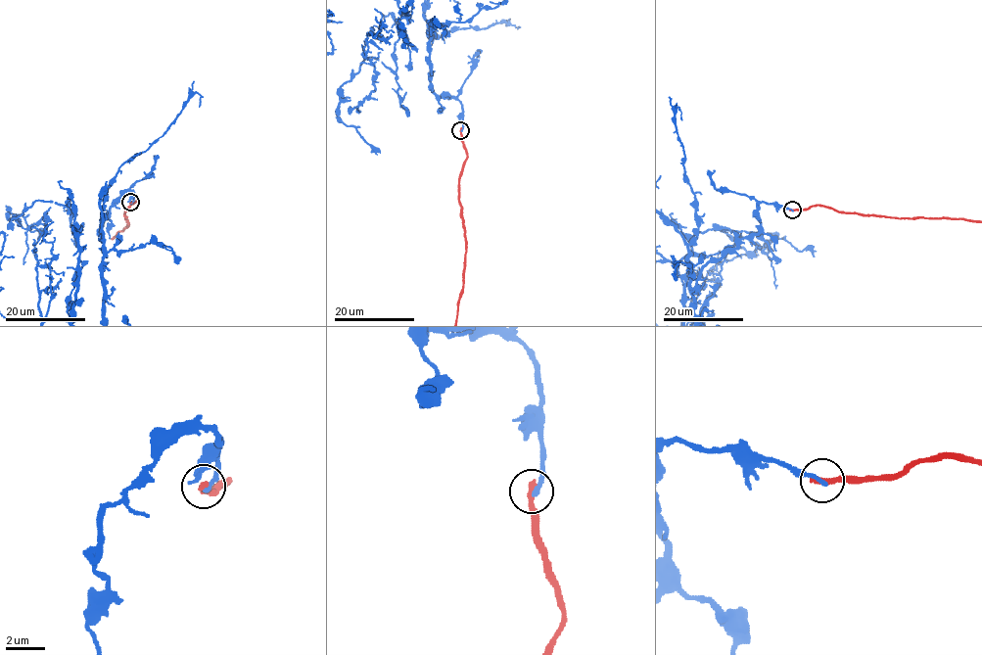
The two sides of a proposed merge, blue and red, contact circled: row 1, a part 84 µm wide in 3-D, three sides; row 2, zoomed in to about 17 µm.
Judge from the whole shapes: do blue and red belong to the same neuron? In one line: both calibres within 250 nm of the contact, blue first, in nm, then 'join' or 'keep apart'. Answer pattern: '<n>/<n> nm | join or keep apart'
240/360 nm | keep apart

